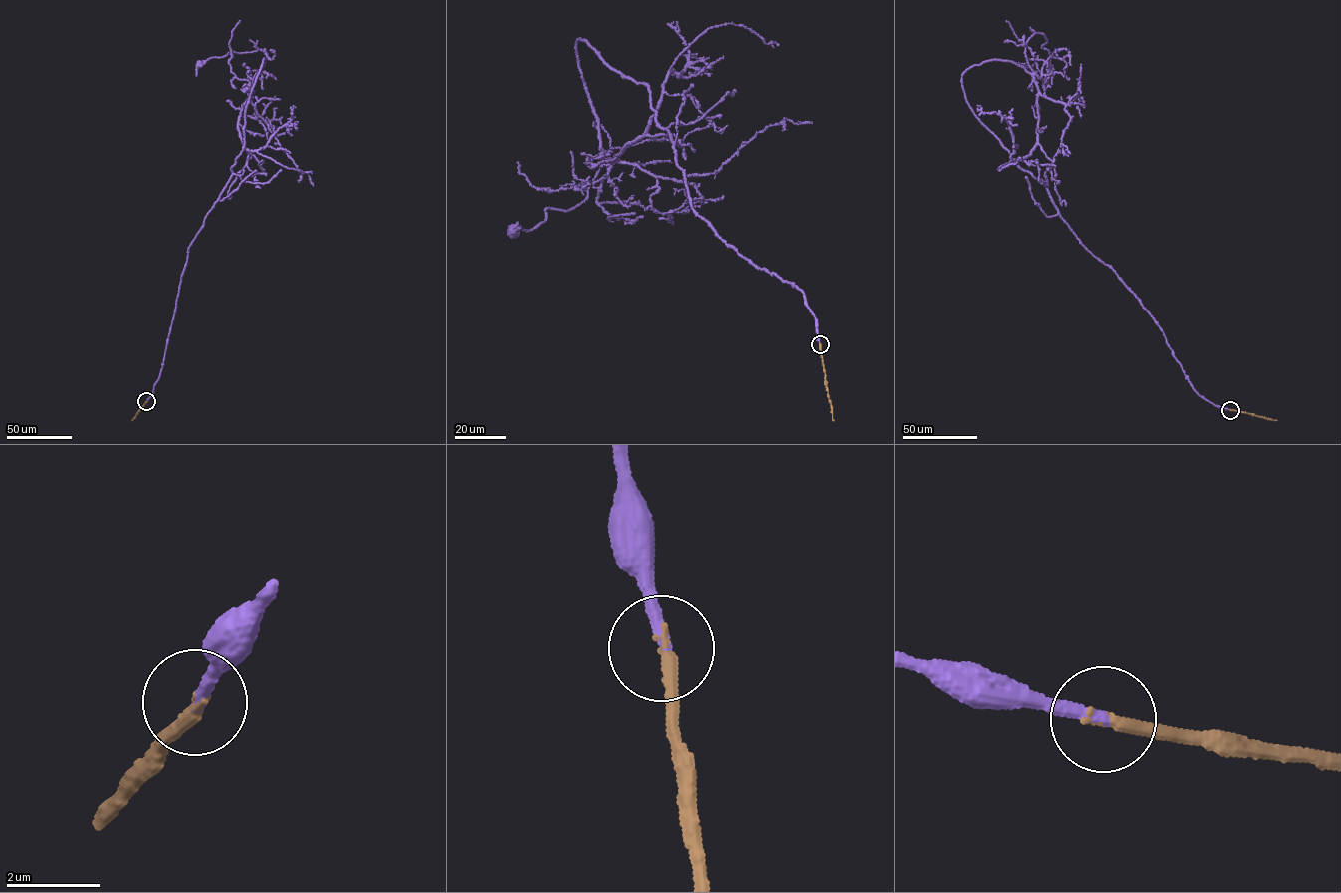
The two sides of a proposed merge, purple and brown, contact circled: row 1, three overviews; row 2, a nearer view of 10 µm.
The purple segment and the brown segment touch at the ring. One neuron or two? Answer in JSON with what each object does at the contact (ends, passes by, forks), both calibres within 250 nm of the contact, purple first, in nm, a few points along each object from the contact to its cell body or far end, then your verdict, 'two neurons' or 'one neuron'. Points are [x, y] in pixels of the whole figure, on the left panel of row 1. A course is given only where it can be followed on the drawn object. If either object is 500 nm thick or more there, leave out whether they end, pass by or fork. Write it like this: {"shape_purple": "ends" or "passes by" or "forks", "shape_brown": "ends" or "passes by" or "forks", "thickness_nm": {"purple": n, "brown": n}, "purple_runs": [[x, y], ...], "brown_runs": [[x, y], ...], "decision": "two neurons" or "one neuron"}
{"shape_purple": "ends", "shape_brown": "ends", "thickness_nm": {"purple": 280, "brown": 280}, "purple_runs": [[146, 401], [188, 249], [242, 151], [267, 54], [231, 52], [199, 64]], "brown_runs": [[146, 401], [132, 420]], "decision": "one neuron"}

